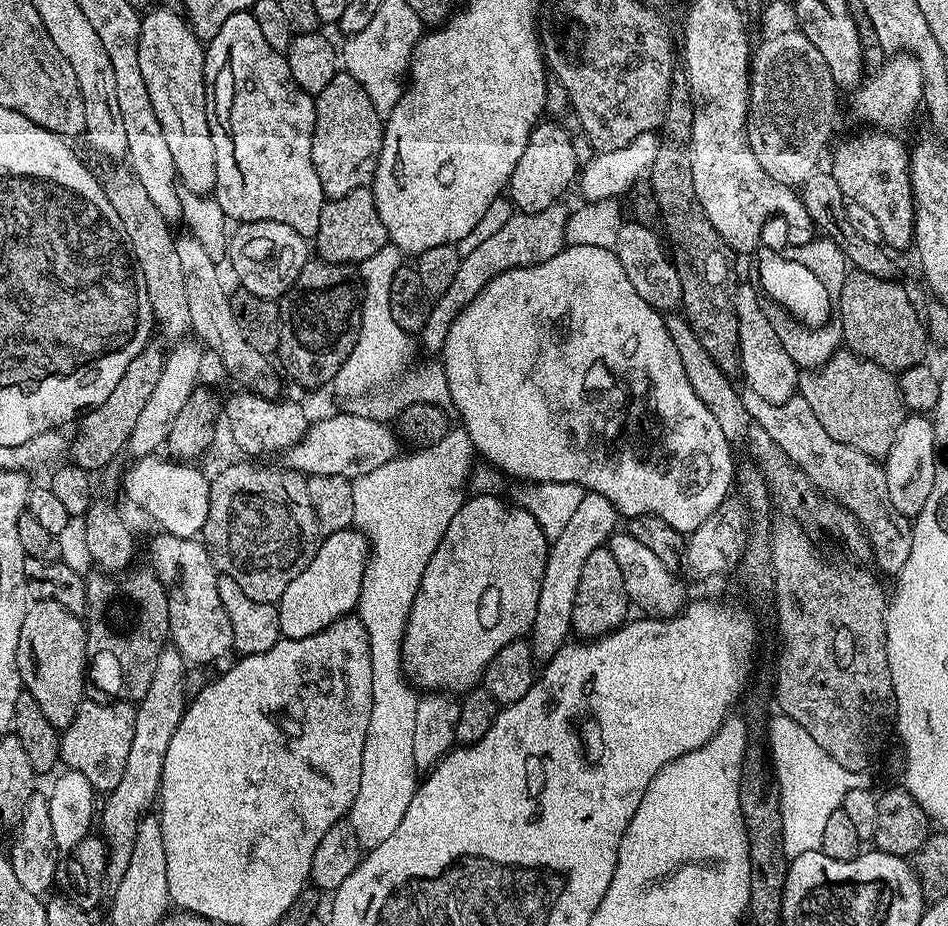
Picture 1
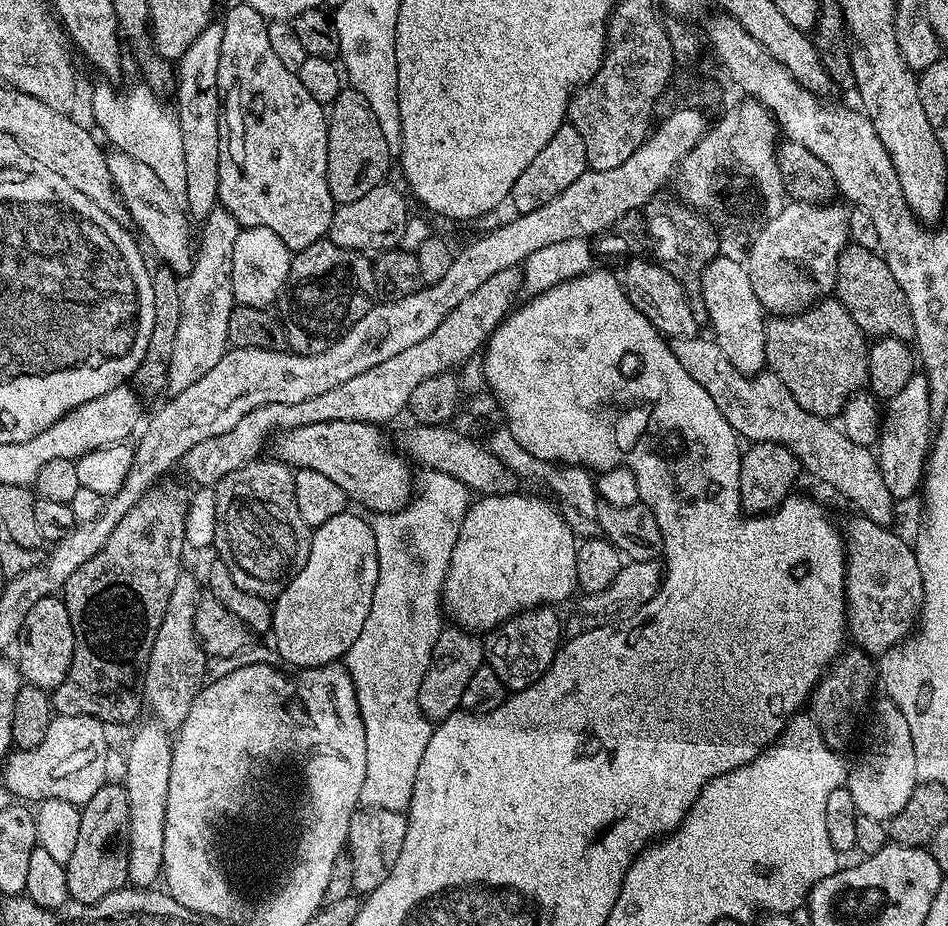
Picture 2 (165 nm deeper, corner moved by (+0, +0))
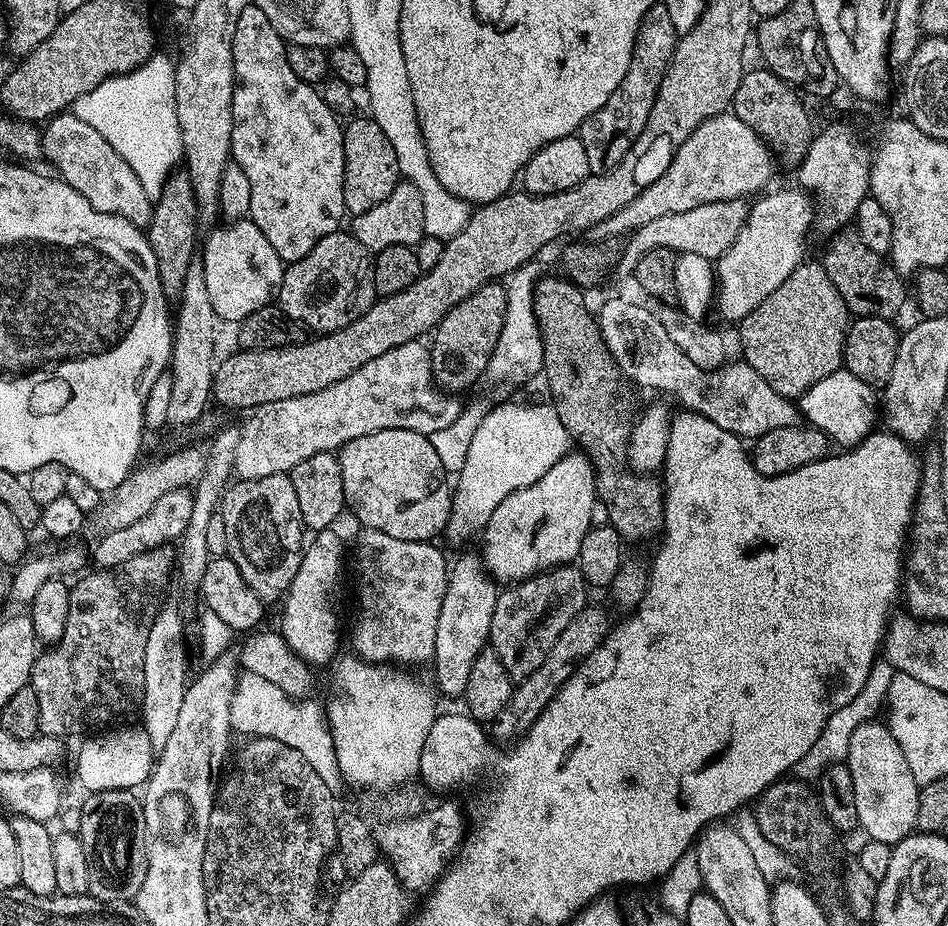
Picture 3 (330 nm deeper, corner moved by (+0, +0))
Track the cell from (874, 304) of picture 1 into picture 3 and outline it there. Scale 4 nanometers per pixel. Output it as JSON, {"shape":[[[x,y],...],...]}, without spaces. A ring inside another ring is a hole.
{"shape":[[[855,230],[837,231],[829,240],[832,241],[824,252],[822,263],[826,274],[830,274],[830,282],[834,282],[838,294],[842,294],[842,302],[846,302],[849,313],[853,317],[896,318],[904,308],[905,277],[885,257],[874,254]]]}

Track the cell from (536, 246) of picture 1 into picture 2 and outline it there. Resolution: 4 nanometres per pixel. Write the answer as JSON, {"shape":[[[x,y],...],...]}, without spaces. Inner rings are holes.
{"shape":[[[519,267],[498,270],[474,294],[462,298],[458,306],[446,314],[446,318],[422,342],[402,350],[402,354],[394,354],[387,362],[374,366],[374,370],[366,370],[366,374],[358,374],[350,378],[350,382],[342,382],[342,386],[334,386],[334,390],[326,390],[326,394],[318,394],[314,398],[306,398],[306,402],[293,404],[263,404],[246,418],[239,420],[226,434],[218,434],[214,438],[206,438],[206,442],[198,442],[194,450],[185,454],[182,469],[193,480],[196,486],[215,486],[226,474],[246,466],[257,459],[260,452],[281,430],[301,428],[311,424],[326,422],[366,422],[384,426],[400,411],[404,412],[410,402],[410,394],[417,385],[436,375],[451,373],[465,364],[472,355],[479,353],[487,345],[492,332],[503,322],[513,307],[516,295],[522,292],[522,272]]]}

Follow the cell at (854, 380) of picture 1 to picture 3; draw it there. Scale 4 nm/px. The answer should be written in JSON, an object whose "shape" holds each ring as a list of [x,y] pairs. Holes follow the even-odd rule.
{"shape":[[[808,263],[799,264],[790,274],[790,278],[786,278],[786,282],[782,282],[782,286],[778,286],[778,290],[770,294],[770,298],[766,298],[766,302],[758,305],[738,324],[740,348],[744,351],[743,363],[758,370],[758,374],[766,378],[766,382],[774,386],[774,390],[778,390],[778,394],[789,398],[799,398],[816,382],[821,382],[822,378],[842,368],[844,340],[848,337],[850,323],[846,302],[842,302],[842,294],[838,294],[834,282],[830,282],[830,274],[826,274],[823,263]]]}

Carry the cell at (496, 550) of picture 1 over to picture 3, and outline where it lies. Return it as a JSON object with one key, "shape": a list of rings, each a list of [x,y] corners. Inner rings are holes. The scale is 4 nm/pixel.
{"shape":[[[579,450],[569,451],[538,482],[526,486],[522,490],[514,490],[490,514],[490,520],[482,530],[484,545],[478,548],[478,555],[483,561],[484,569],[492,580],[501,585],[516,584],[520,580],[528,580],[532,576],[545,572],[547,568],[558,568],[561,564],[572,564],[580,555],[582,538],[586,538],[588,529],[593,527],[592,511],[598,508],[596,494],[596,475],[587,456]]]}

